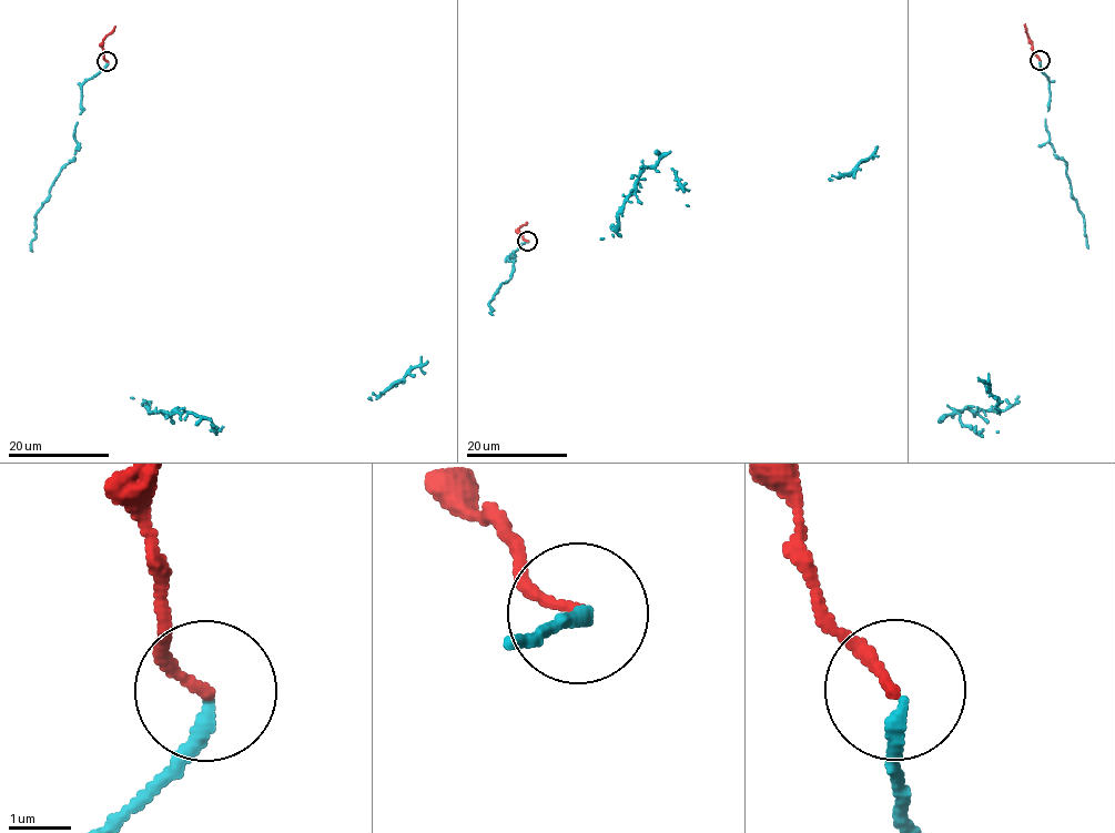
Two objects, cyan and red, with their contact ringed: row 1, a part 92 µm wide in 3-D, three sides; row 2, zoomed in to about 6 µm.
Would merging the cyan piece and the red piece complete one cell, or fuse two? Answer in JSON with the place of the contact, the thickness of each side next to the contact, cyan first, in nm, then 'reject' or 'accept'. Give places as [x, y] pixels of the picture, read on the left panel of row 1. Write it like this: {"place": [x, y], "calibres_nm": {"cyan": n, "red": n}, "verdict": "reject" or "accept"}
{"place": [107, 61], "calibres_nm": {"cyan": 240, "red": 170}, "verdict": "accept"}

